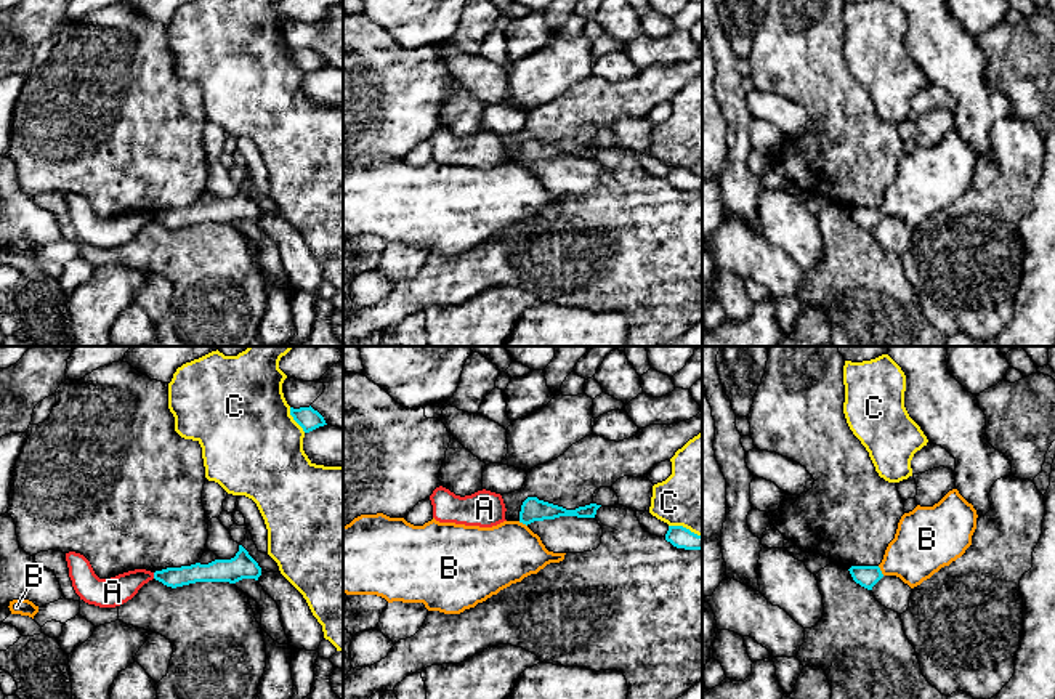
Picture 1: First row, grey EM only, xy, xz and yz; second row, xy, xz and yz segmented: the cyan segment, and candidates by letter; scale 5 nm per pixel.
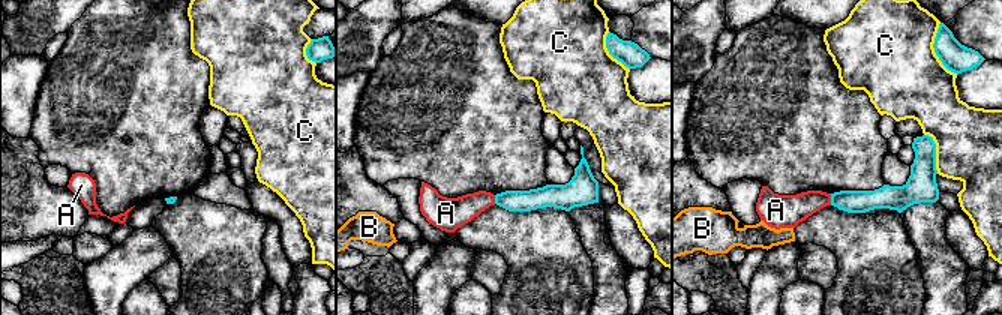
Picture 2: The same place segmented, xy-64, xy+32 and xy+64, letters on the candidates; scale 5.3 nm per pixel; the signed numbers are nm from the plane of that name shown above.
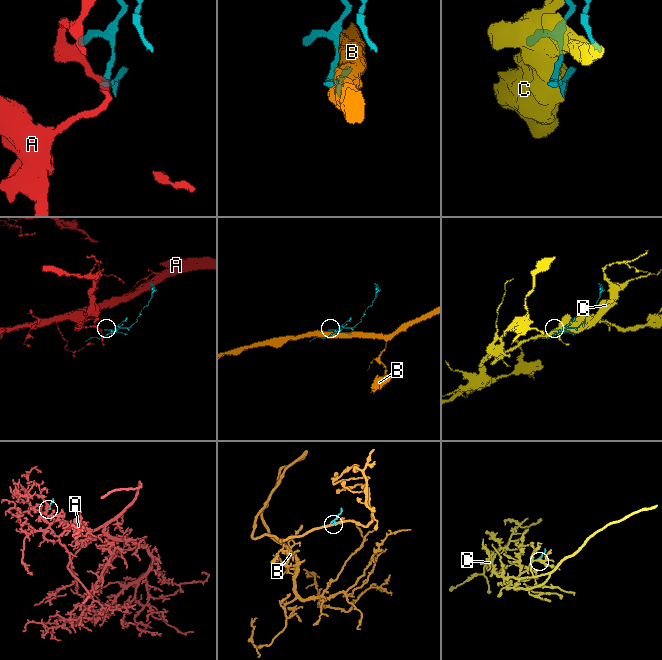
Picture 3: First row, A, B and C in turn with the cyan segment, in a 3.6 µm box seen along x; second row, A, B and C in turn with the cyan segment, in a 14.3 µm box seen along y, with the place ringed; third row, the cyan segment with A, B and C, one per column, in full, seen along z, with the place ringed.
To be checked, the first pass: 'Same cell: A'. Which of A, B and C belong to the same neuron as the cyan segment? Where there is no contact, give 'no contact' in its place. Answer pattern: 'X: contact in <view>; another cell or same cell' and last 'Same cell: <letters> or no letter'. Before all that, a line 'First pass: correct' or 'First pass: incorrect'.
First pass: incorrect
A: contact in xy; another cell
B: contact in yz; another cell
C: contact in xy; another cell
Same cell: no letter

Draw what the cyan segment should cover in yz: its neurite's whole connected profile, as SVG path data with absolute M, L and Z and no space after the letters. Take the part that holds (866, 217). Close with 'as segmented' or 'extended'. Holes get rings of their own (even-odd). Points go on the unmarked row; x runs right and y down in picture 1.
M851 207L848 212L853 221L867 231L883 218L879 207Z | as segmented

